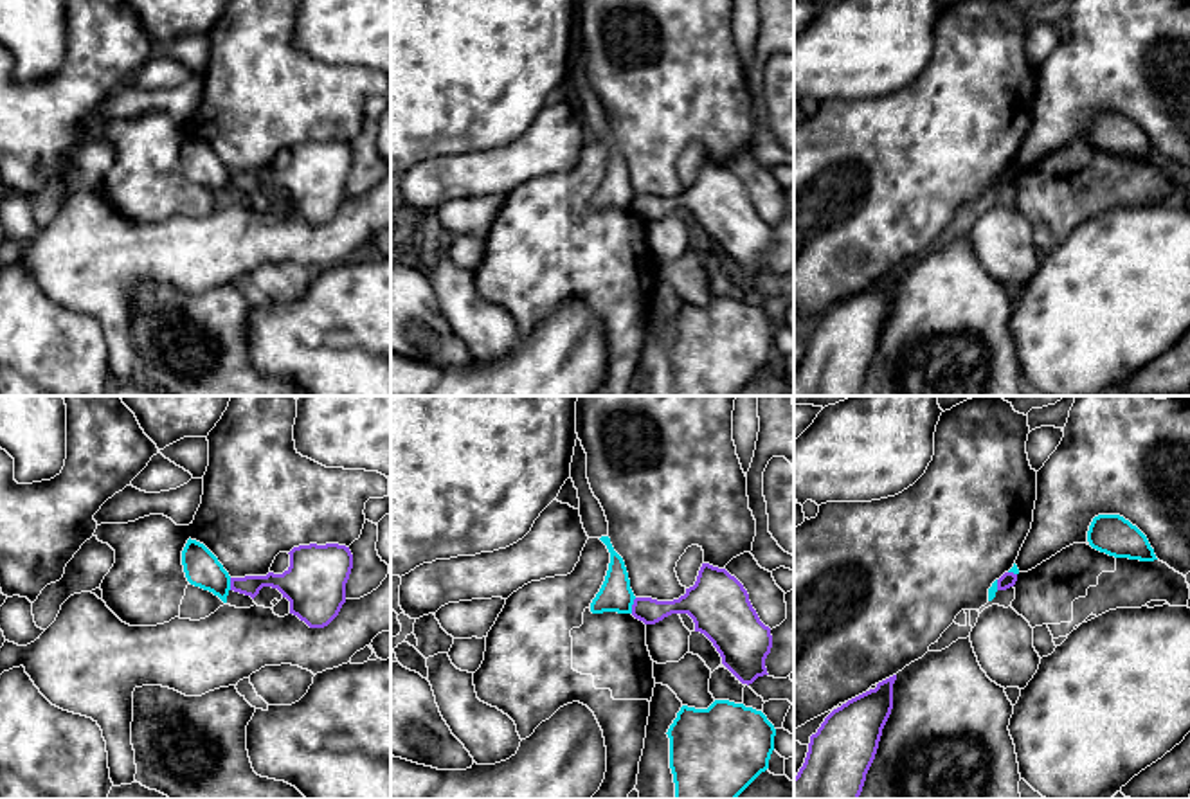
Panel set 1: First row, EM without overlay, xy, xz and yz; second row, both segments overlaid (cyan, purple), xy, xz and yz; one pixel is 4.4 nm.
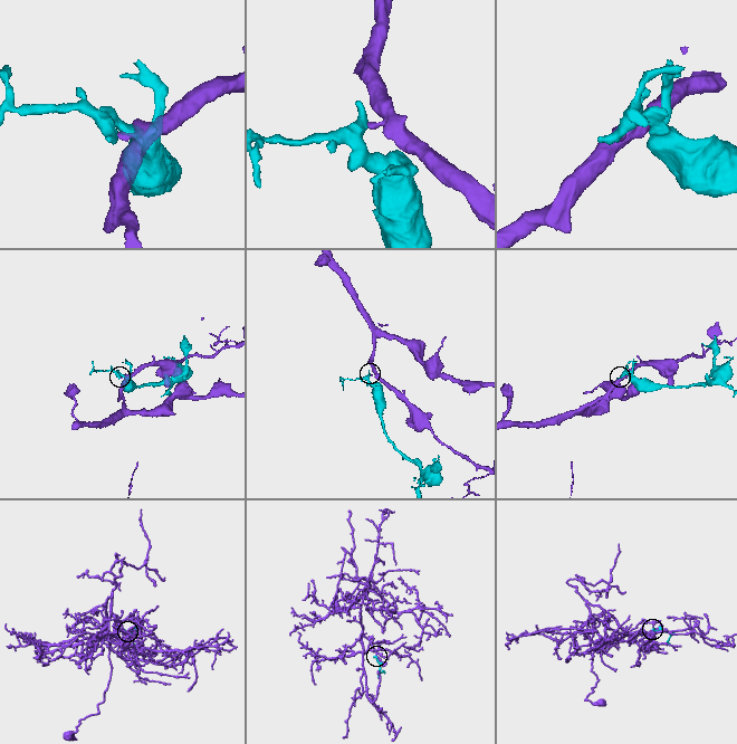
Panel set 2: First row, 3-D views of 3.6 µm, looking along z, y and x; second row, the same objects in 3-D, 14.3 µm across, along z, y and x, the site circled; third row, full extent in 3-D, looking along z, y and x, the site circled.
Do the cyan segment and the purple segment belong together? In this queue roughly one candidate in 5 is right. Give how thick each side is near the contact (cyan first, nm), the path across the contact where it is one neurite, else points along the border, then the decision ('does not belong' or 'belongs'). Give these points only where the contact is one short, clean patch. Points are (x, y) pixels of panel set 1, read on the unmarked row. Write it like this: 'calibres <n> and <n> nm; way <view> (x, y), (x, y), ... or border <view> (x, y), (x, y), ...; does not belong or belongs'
calibres 140 and 120 nm; border xz (636, 195), (631, 209); does not belong

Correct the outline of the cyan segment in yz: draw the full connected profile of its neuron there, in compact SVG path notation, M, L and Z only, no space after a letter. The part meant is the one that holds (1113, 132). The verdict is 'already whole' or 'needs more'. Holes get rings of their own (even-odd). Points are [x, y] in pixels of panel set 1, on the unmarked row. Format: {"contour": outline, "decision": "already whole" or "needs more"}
{"contour": "M1120 112L1095 113L1087 128L1087 139L1093 146L1114 155L1158 157L1147 133Z", "decision": "already whole"}

